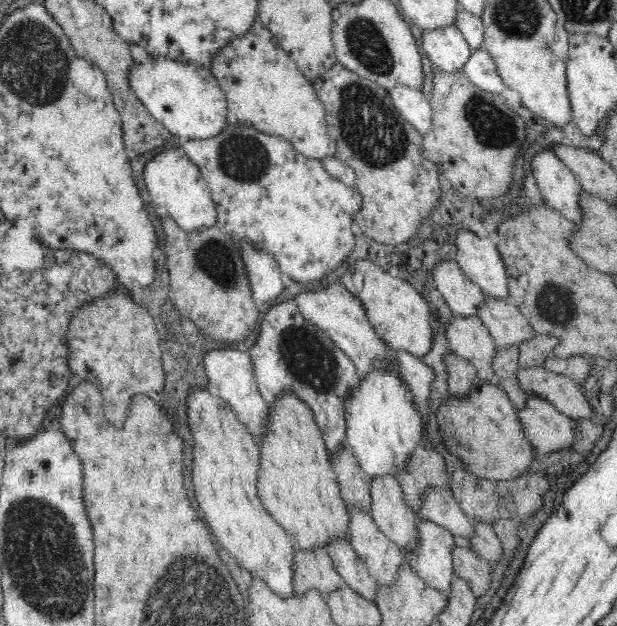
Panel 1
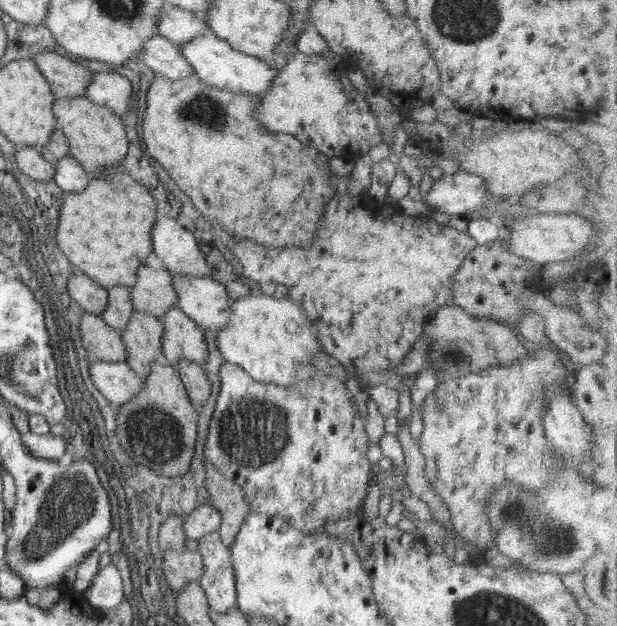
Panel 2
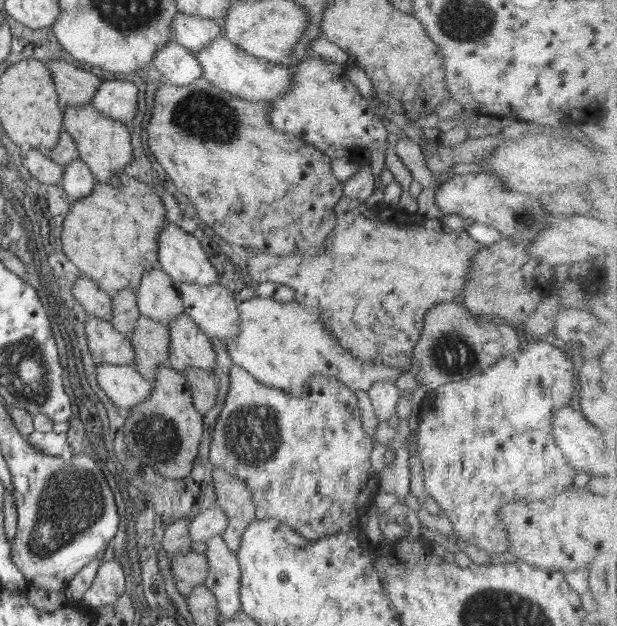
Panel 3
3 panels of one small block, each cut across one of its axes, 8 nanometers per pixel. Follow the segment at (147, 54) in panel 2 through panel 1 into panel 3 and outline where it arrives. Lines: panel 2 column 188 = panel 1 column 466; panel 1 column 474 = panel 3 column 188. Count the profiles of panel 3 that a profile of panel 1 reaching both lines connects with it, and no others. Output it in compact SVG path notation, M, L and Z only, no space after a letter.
M174 41L163 44L152 64L167 82L186 86L202 78L203 70L198 59L185 46Z

